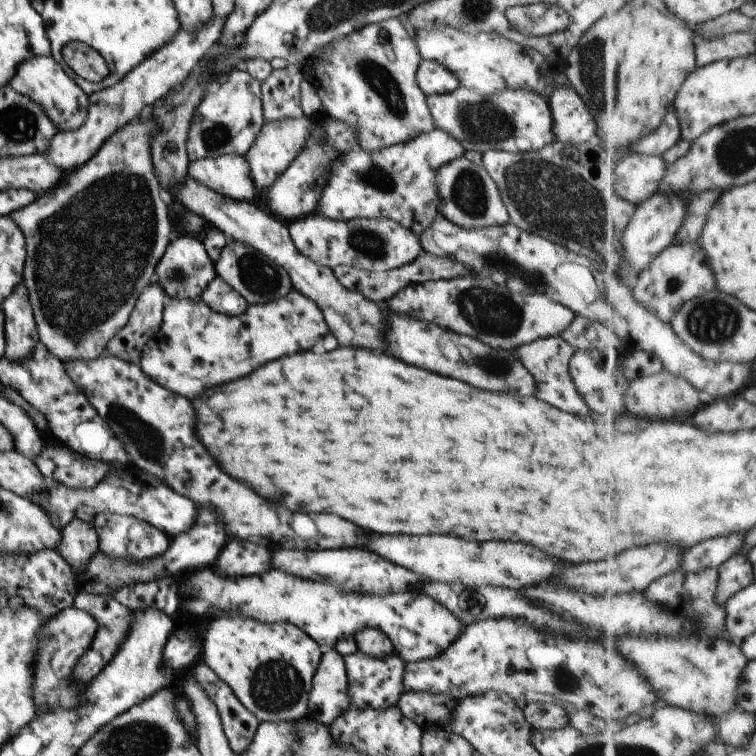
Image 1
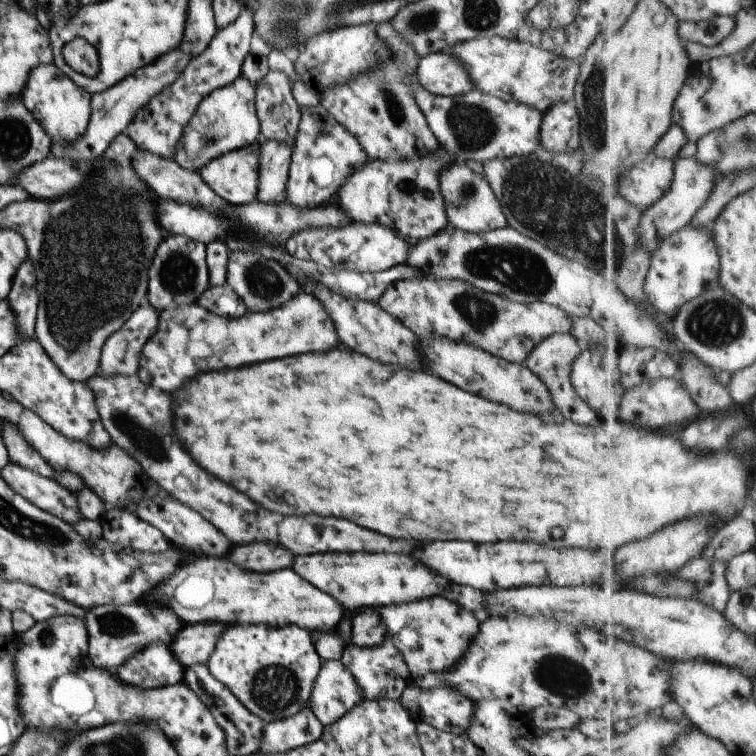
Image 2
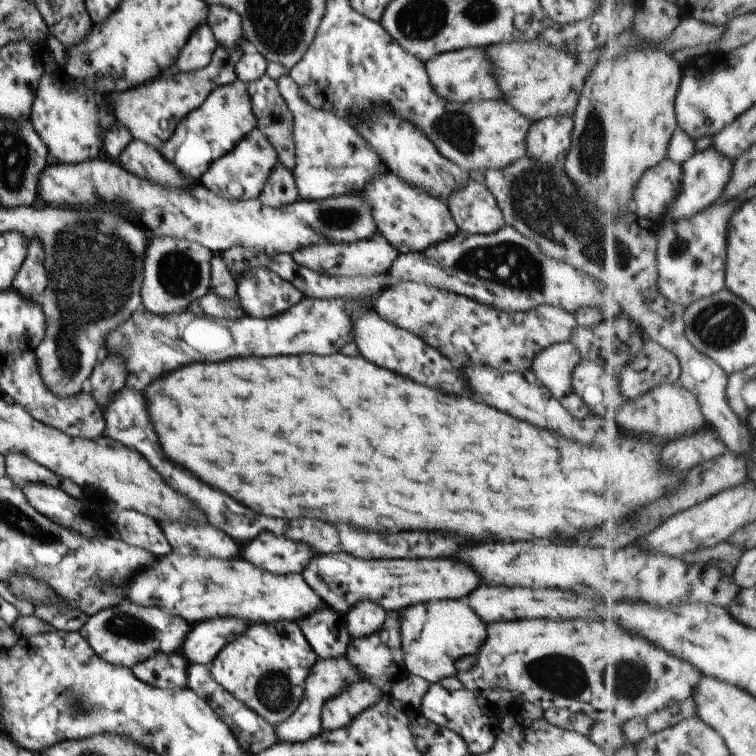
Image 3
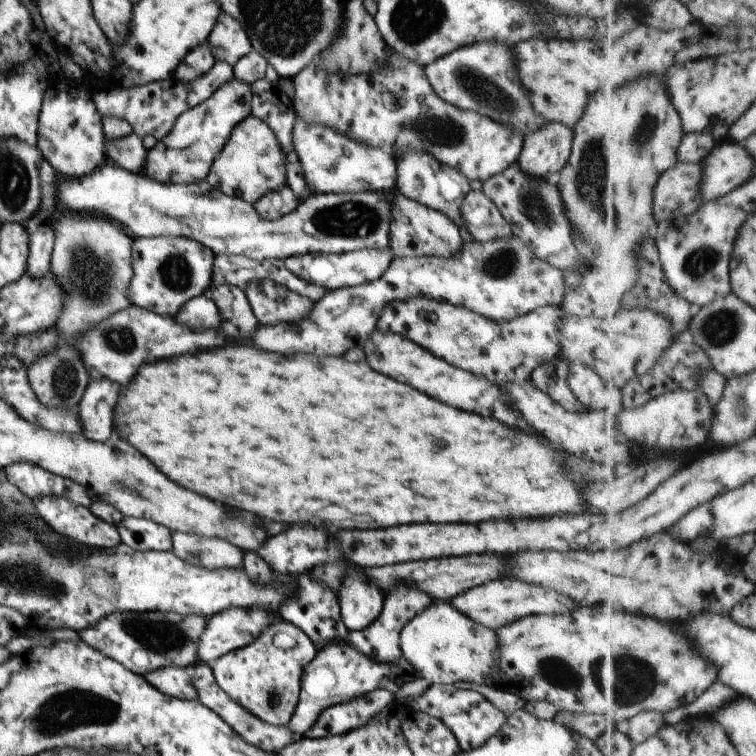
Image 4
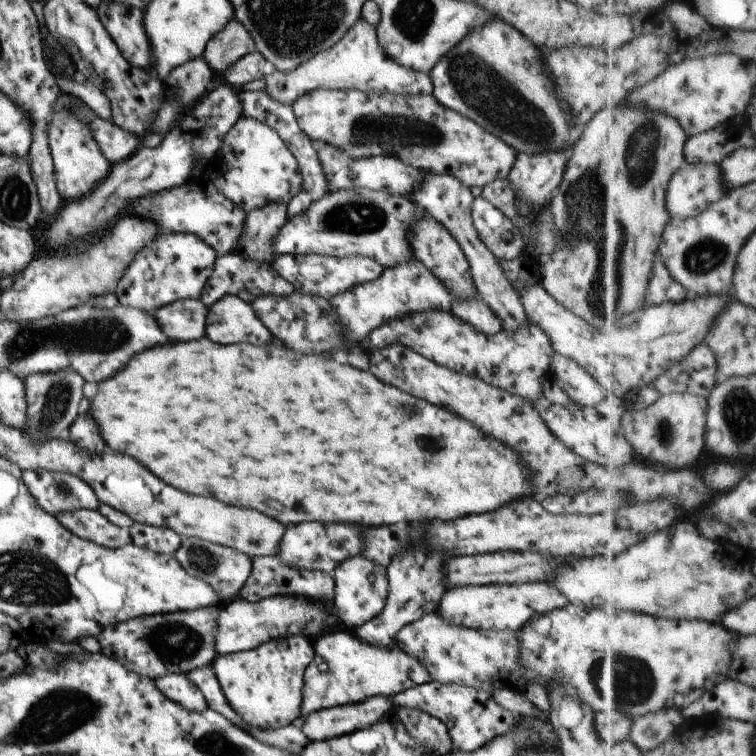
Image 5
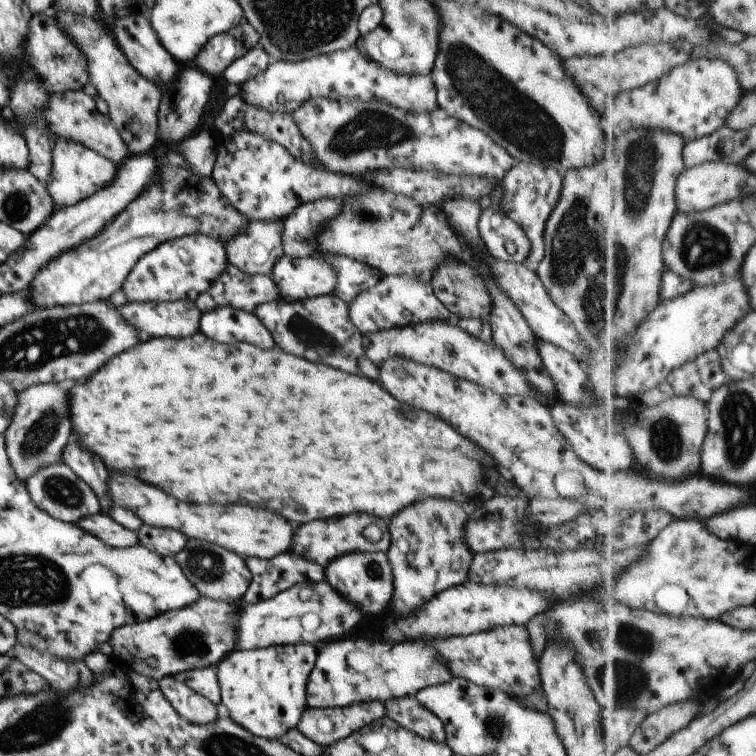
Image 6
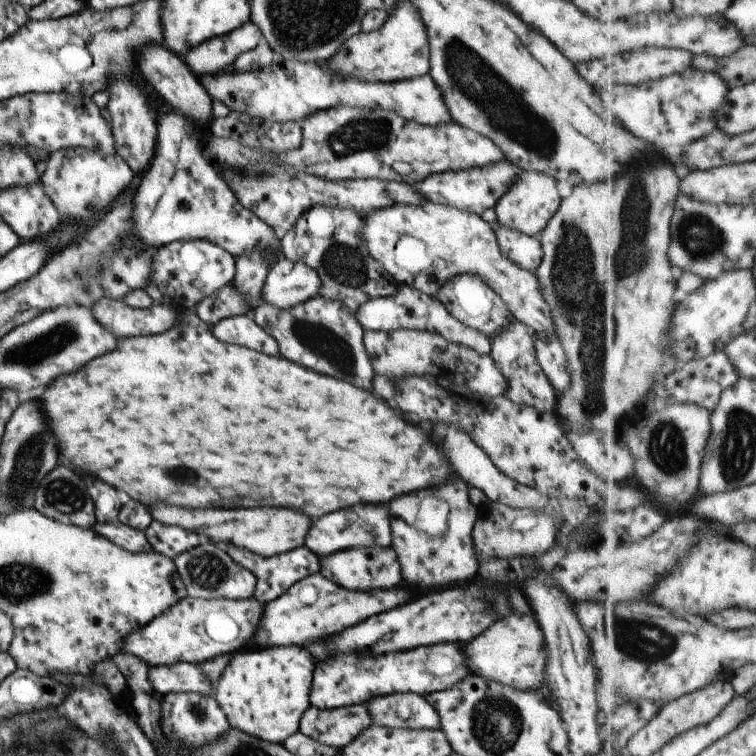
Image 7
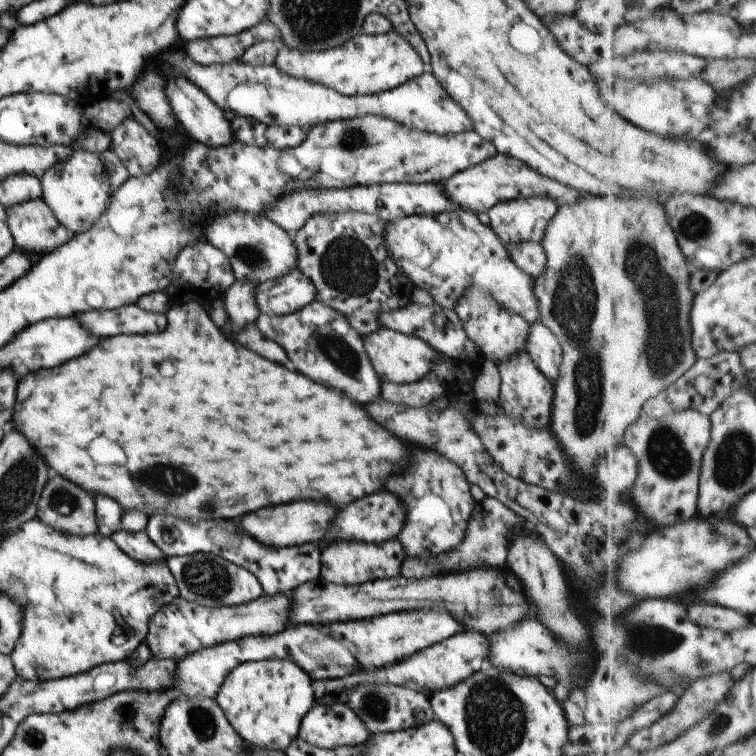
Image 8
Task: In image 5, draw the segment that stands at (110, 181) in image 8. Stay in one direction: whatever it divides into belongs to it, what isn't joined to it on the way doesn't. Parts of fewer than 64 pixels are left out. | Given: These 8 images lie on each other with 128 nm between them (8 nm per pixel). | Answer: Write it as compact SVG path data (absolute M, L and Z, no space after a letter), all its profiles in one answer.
M62 93L53 106L49 129L47 132L49 147L53 158L56 186L64 203L81 199L88 195L96 185L108 175L111 165L95 143L89 127L71 108L72 96Z

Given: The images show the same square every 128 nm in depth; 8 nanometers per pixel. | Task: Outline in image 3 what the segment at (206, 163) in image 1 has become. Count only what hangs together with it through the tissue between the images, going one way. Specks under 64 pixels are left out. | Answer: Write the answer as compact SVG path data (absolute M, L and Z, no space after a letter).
M256 126L224 156L215 160L201 176L202 184L214 194L234 200L258 199L270 173L279 162L276 149Z

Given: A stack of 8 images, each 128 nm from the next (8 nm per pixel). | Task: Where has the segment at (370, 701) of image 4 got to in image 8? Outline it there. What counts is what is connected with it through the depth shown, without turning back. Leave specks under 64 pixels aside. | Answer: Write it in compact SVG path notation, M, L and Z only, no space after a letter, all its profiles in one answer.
M344 703L312 706L298 734L301 740L324 749L362 745L368 736L364 722Z

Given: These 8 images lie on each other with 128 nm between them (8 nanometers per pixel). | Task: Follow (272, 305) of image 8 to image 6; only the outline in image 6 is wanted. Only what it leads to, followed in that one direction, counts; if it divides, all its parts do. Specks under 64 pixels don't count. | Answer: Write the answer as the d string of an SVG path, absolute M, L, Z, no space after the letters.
M283 255L269 275L280 297L288 302L332 295L338 274L320 256L293 258Z

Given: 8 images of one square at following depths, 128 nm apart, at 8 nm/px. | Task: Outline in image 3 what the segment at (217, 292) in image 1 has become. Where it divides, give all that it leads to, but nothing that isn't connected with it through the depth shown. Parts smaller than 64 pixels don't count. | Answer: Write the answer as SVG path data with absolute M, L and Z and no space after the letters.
M210 290L198 300L191 302L187 310L196 316L226 320L236 320L246 316L238 302L226 300Z

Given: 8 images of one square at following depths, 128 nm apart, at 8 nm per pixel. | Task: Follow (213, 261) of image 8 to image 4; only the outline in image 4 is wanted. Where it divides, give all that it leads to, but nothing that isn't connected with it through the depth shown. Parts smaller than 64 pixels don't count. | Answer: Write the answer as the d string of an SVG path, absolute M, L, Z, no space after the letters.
M136 237L132 247L133 275L126 298L147 311L174 317L186 302L210 288L214 257L211 248L186 237Z

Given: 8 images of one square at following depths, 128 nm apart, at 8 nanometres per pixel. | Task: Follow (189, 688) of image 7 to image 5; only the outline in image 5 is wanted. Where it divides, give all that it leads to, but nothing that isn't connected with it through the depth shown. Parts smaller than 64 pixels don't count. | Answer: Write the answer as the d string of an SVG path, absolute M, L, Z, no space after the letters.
M211 664L194 669L187 673L186 676L192 684L195 684L200 689L210 709L218 712L219 715L225 716L236 726L242 727L264 744L299 755L310 742L299 723L272 730L257 729L247 725L242 720L242 717L238 716L238 713L234 712L234 709L228 704Z

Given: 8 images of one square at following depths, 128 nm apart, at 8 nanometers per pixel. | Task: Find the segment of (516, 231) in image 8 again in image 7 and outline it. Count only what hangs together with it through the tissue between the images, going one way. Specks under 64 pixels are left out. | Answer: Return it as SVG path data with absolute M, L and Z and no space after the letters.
M522 170L522 174L510 184L510 188L495 205L496 224L502 224L511 230L518 230L522 234L539 238L550 218L558 211L561 204L557 182L554 178L542 172Z

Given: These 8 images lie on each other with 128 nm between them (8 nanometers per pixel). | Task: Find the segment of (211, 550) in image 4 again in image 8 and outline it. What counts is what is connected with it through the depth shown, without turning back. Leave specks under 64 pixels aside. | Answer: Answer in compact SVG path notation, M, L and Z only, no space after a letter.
M196 552L180 557L168 557L166 564L168 564L172 576L176 578L179 596L188 602L196 602L206 608L239 606L264 595L260 582L254 574L212 552Z

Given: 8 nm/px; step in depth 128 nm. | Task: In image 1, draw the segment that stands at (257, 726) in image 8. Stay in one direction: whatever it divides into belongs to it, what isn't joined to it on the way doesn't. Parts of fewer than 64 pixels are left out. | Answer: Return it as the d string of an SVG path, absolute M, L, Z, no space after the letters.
M222 614L210 619L210 625L202 640L202 661L232 689L238 700L256 716L259 723L306 719L307 702L323 650L301 628L292 623L263 623L242 615Z

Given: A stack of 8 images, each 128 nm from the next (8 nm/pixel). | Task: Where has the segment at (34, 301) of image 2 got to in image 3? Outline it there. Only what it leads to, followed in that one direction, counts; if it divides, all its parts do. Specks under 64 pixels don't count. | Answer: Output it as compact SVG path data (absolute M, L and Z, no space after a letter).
M38 239L29 241L26 258L16 273L12 288L23 297L30 297L40 302L46 288L46 274L44 274L44 246Z

